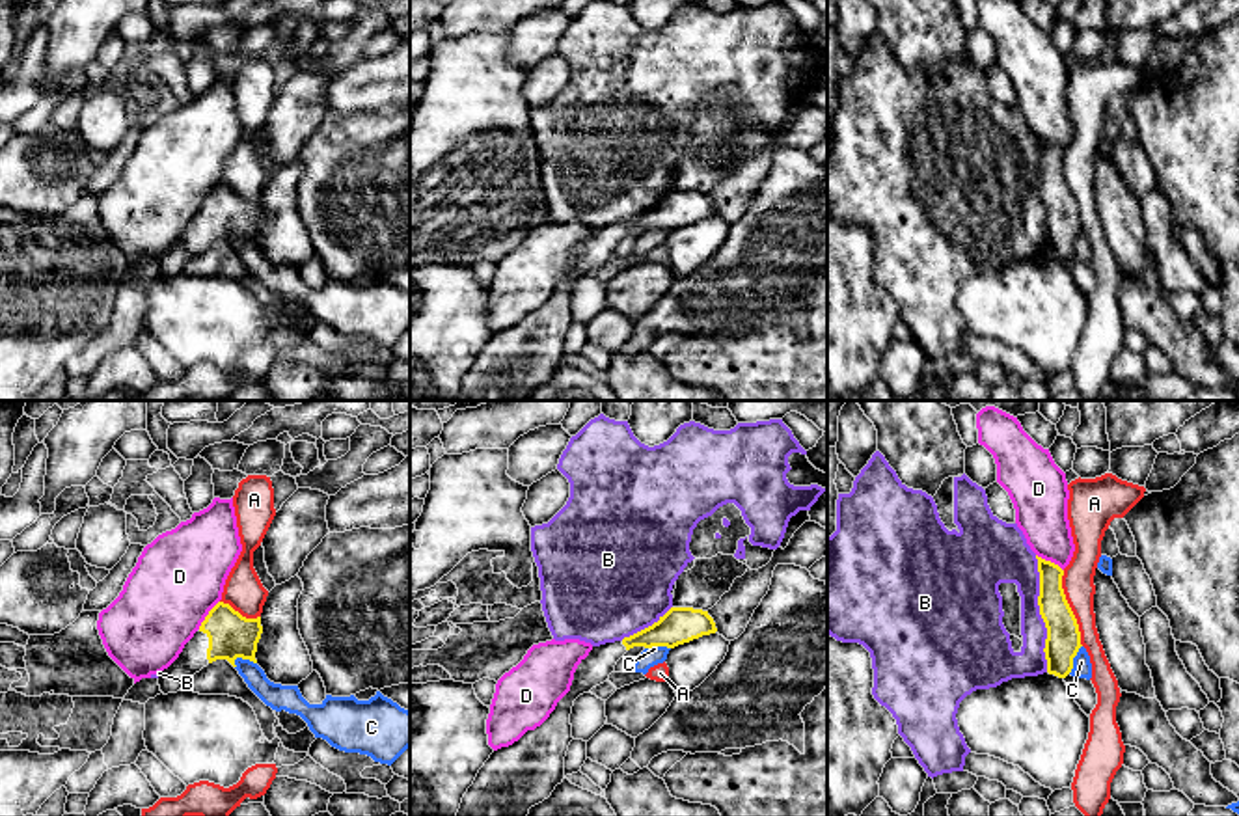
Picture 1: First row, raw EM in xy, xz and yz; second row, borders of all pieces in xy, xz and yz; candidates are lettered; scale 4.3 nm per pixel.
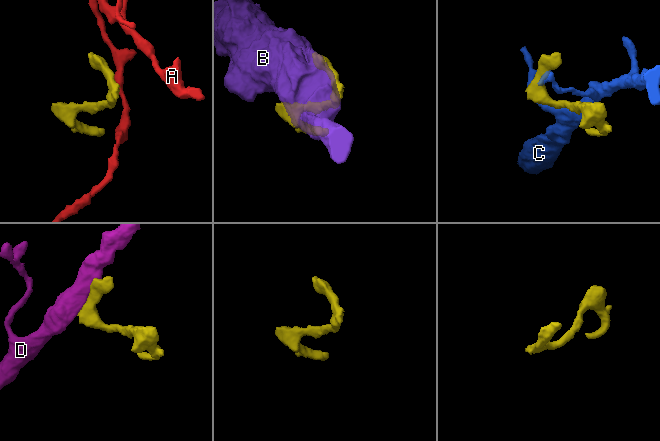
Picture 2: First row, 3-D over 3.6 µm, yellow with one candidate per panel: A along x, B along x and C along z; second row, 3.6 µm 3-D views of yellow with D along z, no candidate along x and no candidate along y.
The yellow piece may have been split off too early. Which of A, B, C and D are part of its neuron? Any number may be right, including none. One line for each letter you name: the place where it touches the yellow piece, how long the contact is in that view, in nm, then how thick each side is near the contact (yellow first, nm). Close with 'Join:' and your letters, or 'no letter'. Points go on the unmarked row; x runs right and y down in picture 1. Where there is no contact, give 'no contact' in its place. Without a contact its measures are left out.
Join: no letter

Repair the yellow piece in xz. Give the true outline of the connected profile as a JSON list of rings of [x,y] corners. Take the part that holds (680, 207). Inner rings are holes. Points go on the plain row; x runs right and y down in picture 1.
[[[671,190],[652,209],[622,224],[592,229],[574,255],[570,274],[550,300],[518,324],[490,337],[462,380],[455,401],[525,401],[529,391],[551,378],[565,361],[565,339],[572,320],[574,283],[607,265],[617,244],[633,229],[667,229],[715,216],[708,194]]]

